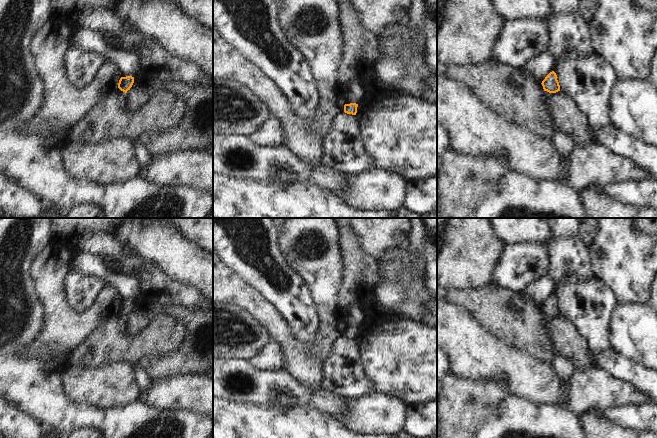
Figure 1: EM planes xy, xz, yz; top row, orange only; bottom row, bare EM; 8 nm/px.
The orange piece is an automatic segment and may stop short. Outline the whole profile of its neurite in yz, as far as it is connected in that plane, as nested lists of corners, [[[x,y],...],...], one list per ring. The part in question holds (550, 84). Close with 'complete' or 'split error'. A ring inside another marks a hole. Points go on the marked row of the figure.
[[[554,71],[550,72],[541,83],[544,91],[549,93],[556,93],[560,91],[560,85],[557,78],[558,77]]] | complete

